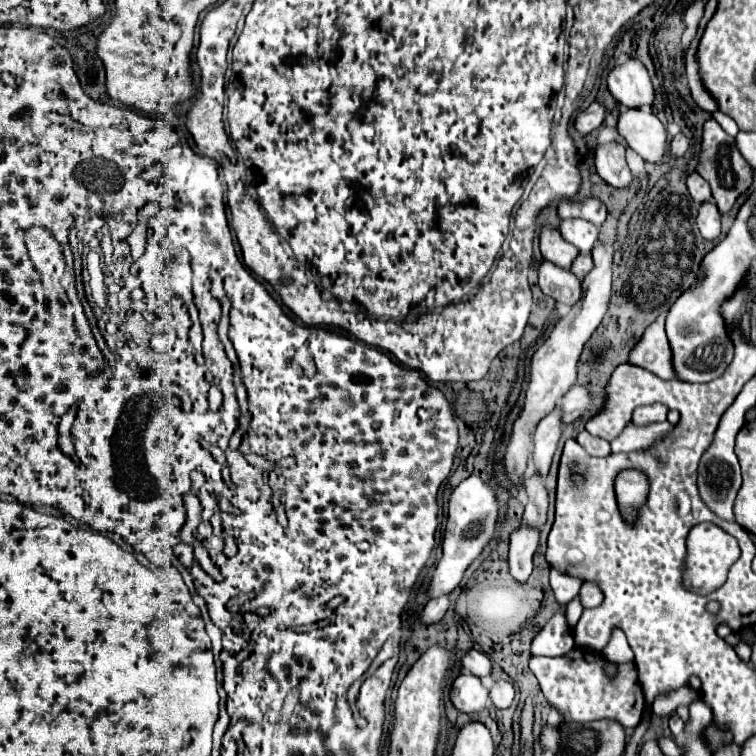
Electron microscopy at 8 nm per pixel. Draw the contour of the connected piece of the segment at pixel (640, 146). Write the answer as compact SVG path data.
M629 108L617 118L617 132L643 160L659 164L669 152L669 138L651 110Z

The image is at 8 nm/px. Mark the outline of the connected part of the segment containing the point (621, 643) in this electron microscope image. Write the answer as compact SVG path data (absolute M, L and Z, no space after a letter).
M619 628L613 631L608 644L601 653L609 662L617 662L617 664L625 664L625 662L634 660L634 653L629 648L629 644L623 636L623 631Z

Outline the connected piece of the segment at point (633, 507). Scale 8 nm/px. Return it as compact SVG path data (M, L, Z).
M629 468L629 470L621 470L617 474L615 496L617 496L621 514L625 514L625 518L629 522L635 520L635 516L647 502L647 494L649 494L649 480L647 480L645 472L641 472L637 468Z

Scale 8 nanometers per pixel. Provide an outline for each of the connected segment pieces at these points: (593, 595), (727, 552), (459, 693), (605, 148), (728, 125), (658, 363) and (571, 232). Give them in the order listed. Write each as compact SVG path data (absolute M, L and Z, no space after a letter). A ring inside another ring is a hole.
M583 584L581 592L579 592L579 600L583 604L583 608L593 608L599 606L603 598L603 592L595 586L595 584Z
M705 522L697 524L689 532L687 541L687 556L683 570L683 586L695 594L711 594L713 588L719 588L727 579L728 571L740 556L737 540L715 524Z
M459 674L451 686L449 698L453 706L465 714L475 714L485 708L491 708L489 690L481 684L481 680L473 674Z
M615 140L595 148L595 168L597 174L615 188L627 188L633 180L633 174L625 162L625 146Z
M713 112L711 114L713 116L713 120L717 120L719 122L719 126L729 134L729 136L737 136L737 124L727 116L727 114L723 114L723 112Z
M661 314L659 320L655 320L641 336L641 342L633 346L633 352L629 354L629 364L645 368L653 374L657 374L663 380L677 380L671 370L671 354L669 354L669 342L663 330L665 316Z
M583 218L561 220L559 230L567 242L579 248L579 252L591 252L597 242L597 234L599 234L599 228L593 222L583 220Z

